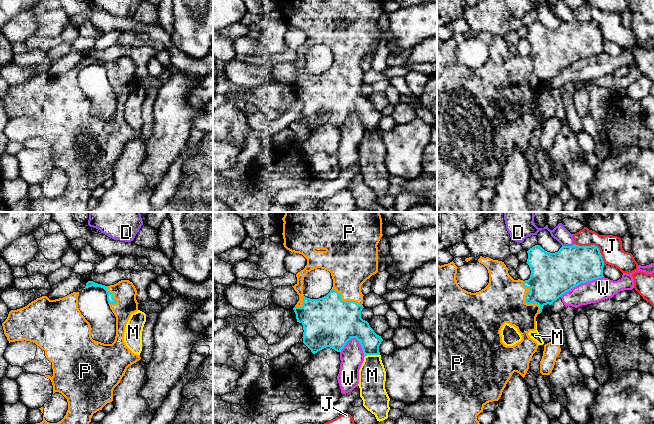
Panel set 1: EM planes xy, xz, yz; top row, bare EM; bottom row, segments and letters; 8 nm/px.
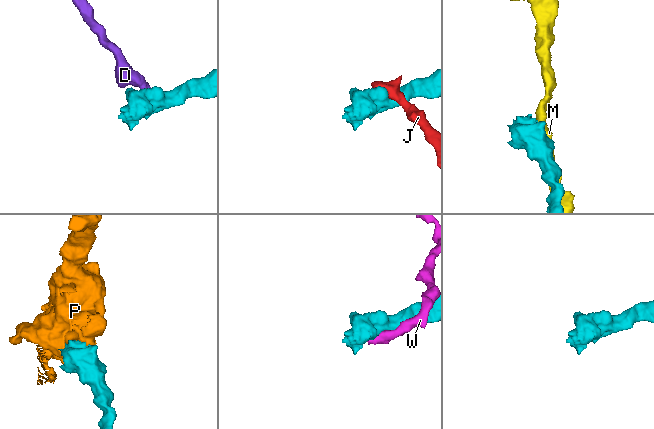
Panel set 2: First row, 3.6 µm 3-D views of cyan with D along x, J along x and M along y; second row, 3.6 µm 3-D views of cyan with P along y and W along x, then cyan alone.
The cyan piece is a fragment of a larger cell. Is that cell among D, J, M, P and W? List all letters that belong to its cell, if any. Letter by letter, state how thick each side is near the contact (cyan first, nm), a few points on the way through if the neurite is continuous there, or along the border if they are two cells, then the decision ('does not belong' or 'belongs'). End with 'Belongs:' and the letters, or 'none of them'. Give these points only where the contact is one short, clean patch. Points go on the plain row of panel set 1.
D: calibres 340 and 120 nm; border yz (574, 20), (562, 22); does not belong
J: calibres 320 and 180 nm; does not belong
M: calibres 160 and 220 nm; does not belong
P: calibres 300 and 360 nm; belongs
W: calibres 360 and 180 nm; does not belong
Belongs: P

